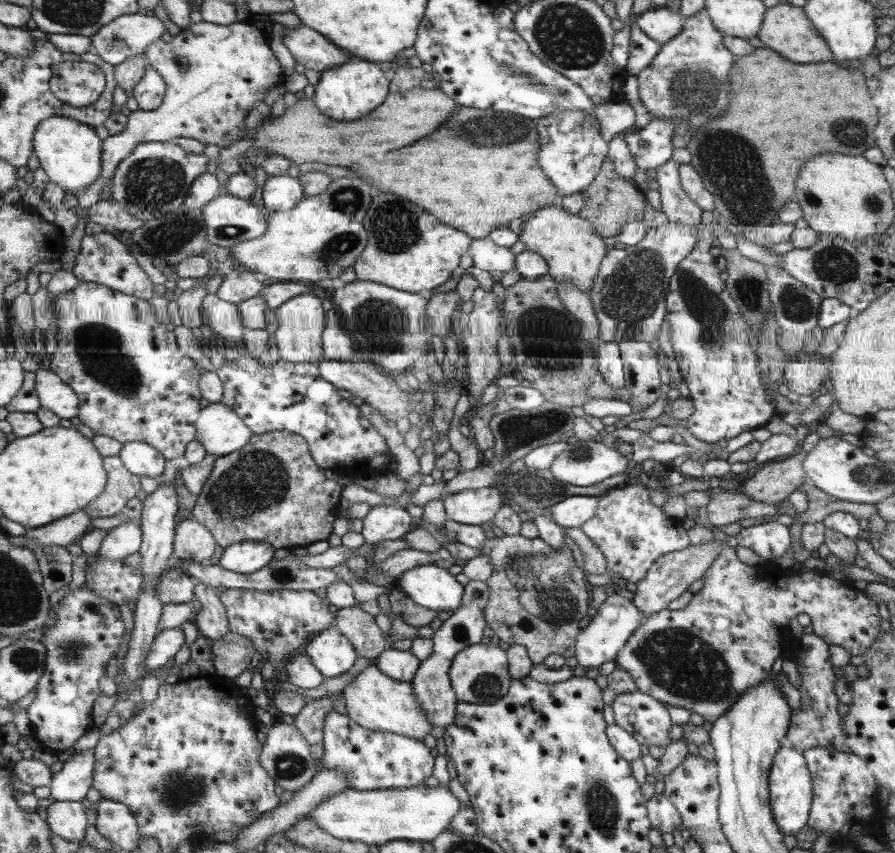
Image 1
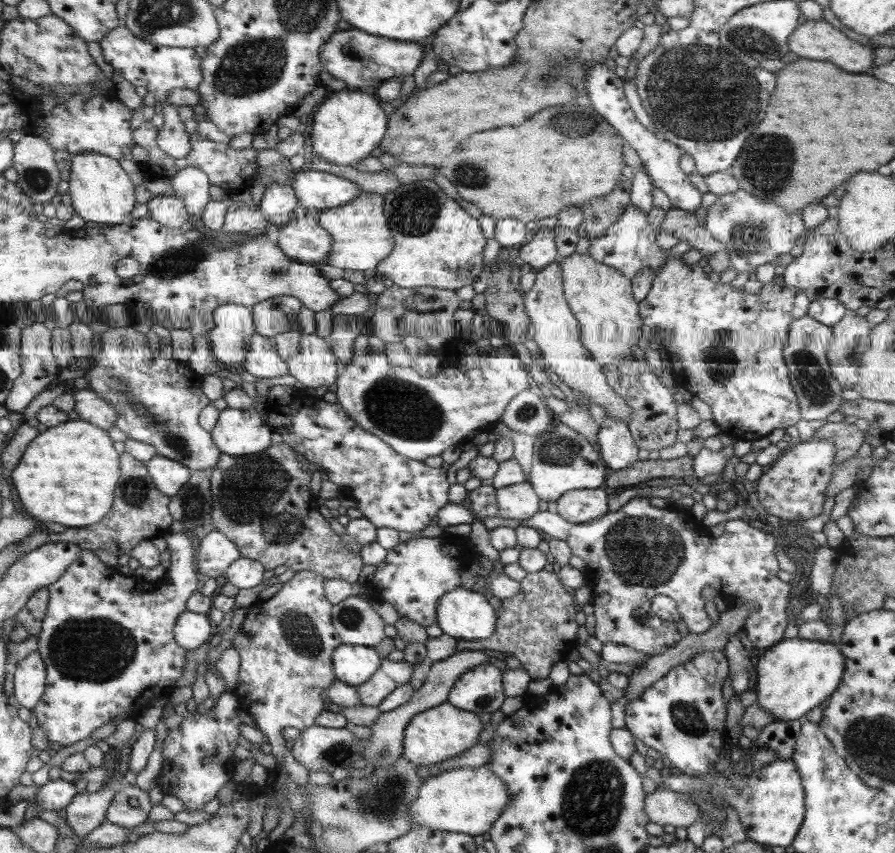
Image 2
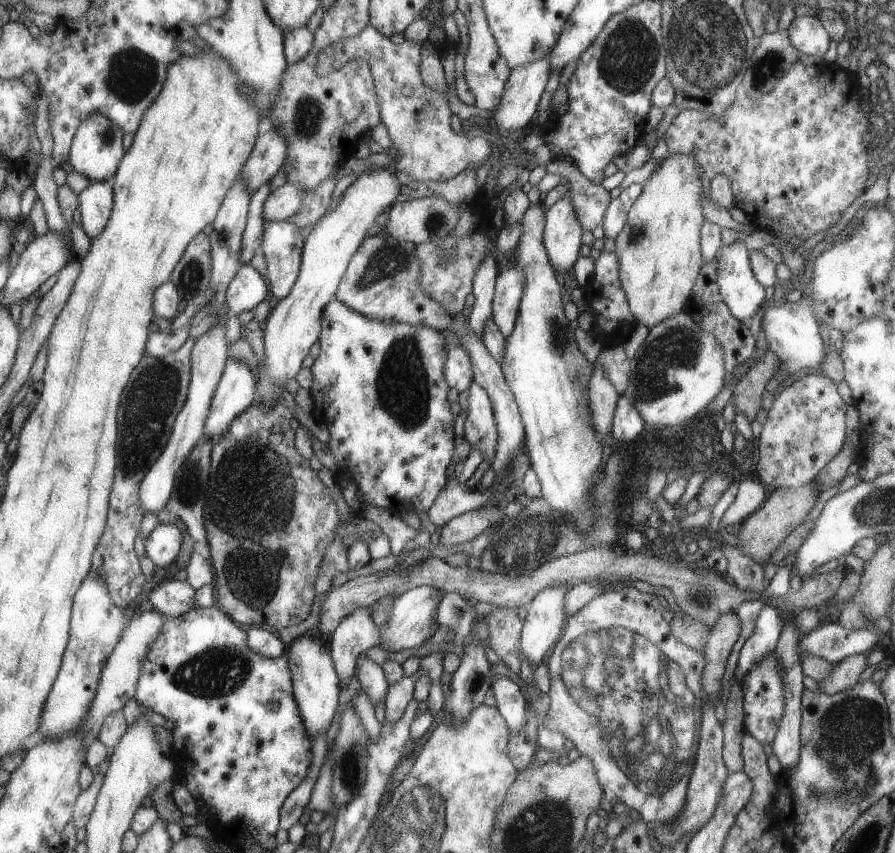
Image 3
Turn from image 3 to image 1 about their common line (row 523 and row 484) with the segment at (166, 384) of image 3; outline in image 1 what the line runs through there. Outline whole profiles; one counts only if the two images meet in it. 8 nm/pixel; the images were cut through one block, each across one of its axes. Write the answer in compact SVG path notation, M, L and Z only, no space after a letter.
M120 456L104 457L108 482L99 498L85 508L91 518L115 516L125 508L125 502L139 492L139 477L127 469Z

